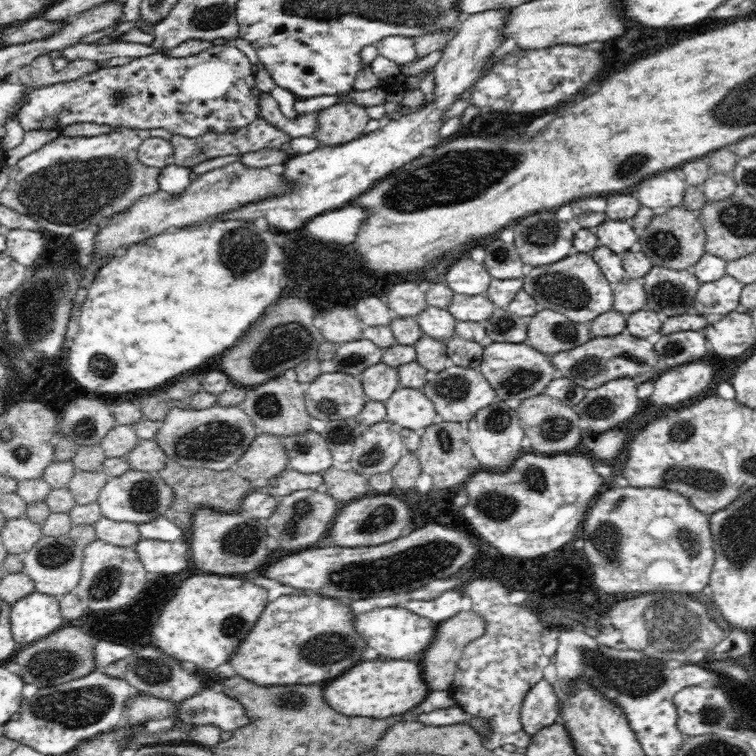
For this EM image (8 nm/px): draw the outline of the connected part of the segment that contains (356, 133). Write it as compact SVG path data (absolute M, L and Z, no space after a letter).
M349 101L338 103L318 111L316 130L310 137L318 141L318 147L346 144L362 136L368 120L364 107Z

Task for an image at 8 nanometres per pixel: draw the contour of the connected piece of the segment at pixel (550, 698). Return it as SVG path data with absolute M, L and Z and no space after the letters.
M544 679L537 683L521 706L520 722L524 732L530 736L554 724L560 715L556 690Z

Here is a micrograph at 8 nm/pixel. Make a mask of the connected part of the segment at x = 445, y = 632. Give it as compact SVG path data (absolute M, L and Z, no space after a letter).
M460 611L452 618L439 623L432 642L422 652L424 658L422 658L422 668L420 669L424 672L427 688L432 691L448 691L464 649L468 643L480 638L482 634L484 634L484 619L480 619L480 615L476 615L472 611Z

